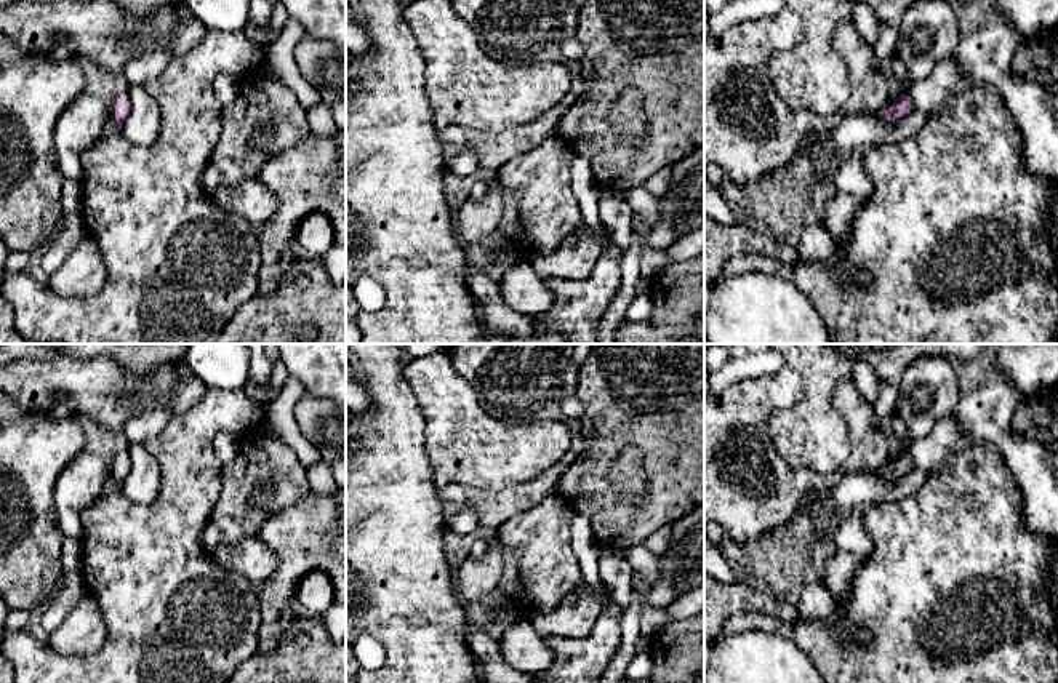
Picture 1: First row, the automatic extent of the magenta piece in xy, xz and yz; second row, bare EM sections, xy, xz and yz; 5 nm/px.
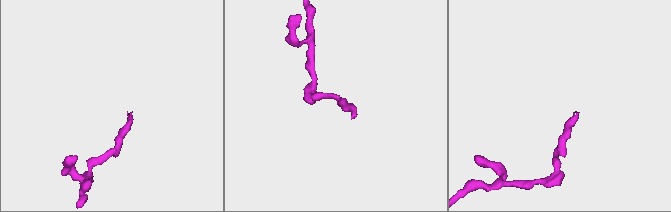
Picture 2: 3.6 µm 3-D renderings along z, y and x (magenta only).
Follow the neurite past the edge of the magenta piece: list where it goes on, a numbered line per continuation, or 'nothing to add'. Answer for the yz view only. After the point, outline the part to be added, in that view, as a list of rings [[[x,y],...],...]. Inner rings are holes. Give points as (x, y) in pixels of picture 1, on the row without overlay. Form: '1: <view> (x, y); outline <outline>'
1: yz (929, 391); outline [[[922,357],[912,361],[898,385],[895,413],[904,421],[908,437],[901,451],[927,437],[933,425],[951,414],[960,401],[959,377],[944,357]]]

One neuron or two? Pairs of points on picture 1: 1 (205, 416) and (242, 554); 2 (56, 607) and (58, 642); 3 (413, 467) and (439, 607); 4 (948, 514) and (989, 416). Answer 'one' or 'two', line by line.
1: two
2: two
3: one
4: two

